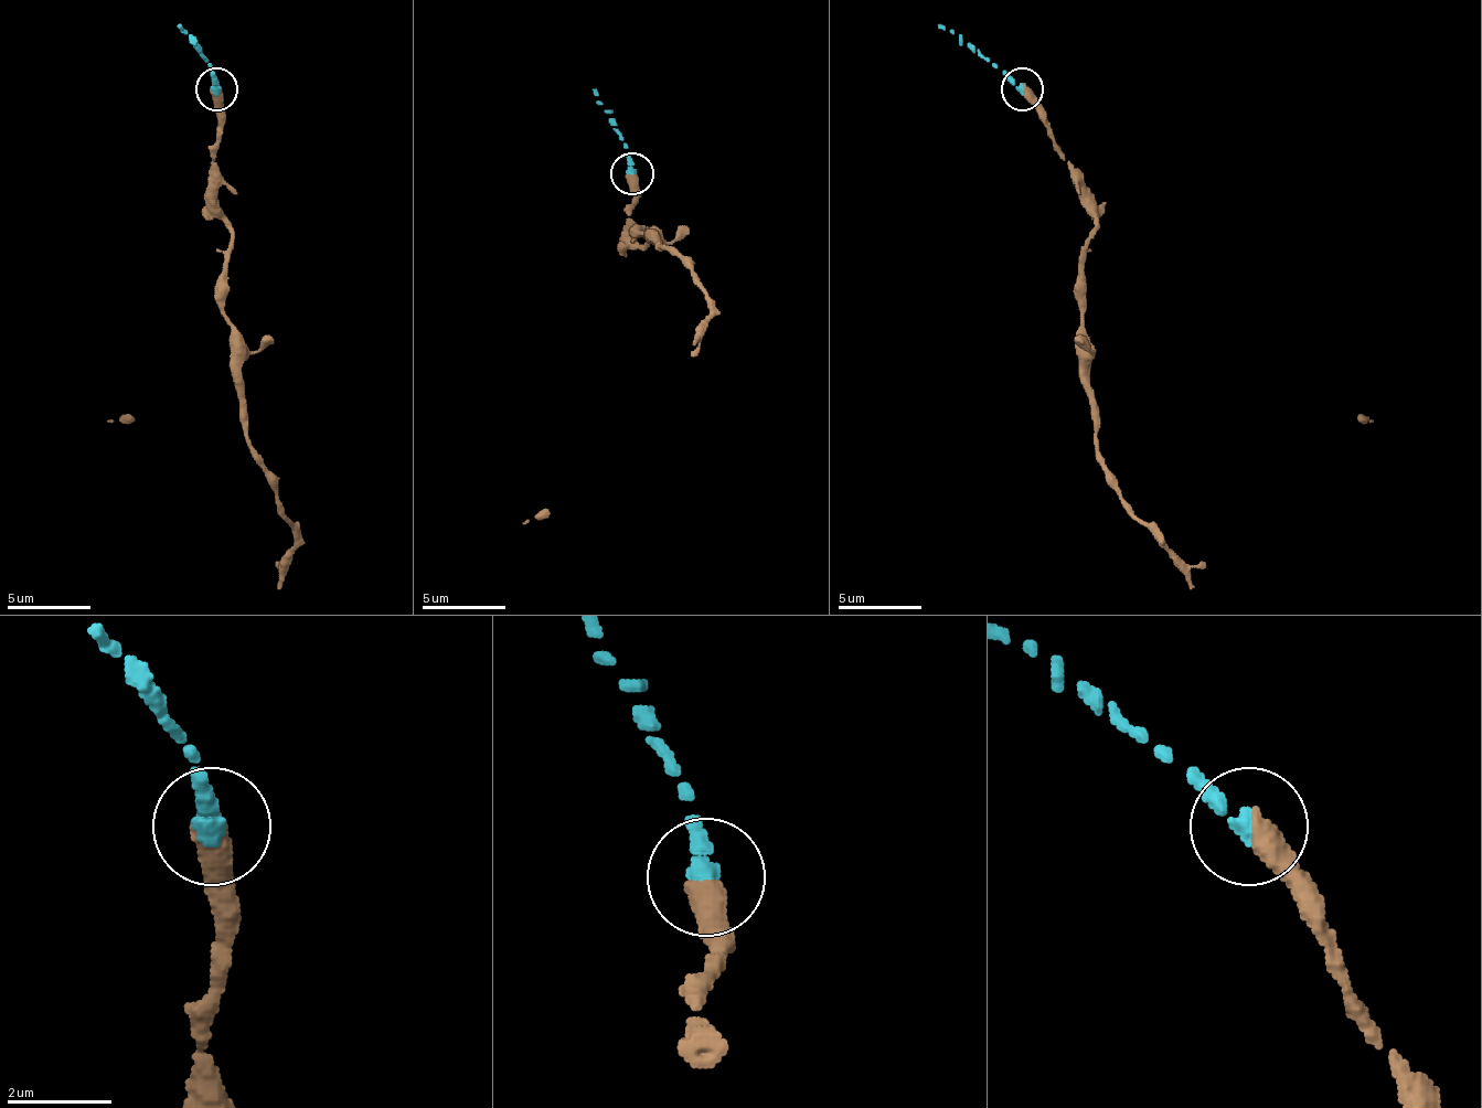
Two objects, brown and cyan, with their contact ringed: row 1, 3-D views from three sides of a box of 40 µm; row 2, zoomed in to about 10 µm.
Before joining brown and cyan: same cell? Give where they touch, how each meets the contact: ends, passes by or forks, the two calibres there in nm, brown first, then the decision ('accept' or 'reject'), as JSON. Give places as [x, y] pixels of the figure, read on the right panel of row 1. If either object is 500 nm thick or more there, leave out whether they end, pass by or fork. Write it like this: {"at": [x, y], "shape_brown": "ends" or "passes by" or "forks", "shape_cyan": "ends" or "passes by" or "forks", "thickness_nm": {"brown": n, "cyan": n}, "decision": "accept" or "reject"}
{"at": [1022, 89], "thickness_nm": {"brown": 550, "cyan": 340}, "decision": "accept"}

